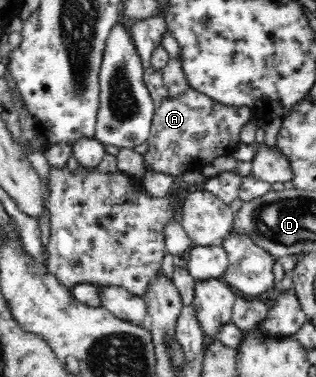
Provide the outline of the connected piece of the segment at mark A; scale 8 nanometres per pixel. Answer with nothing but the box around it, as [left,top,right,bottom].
[143,55,252,177]

